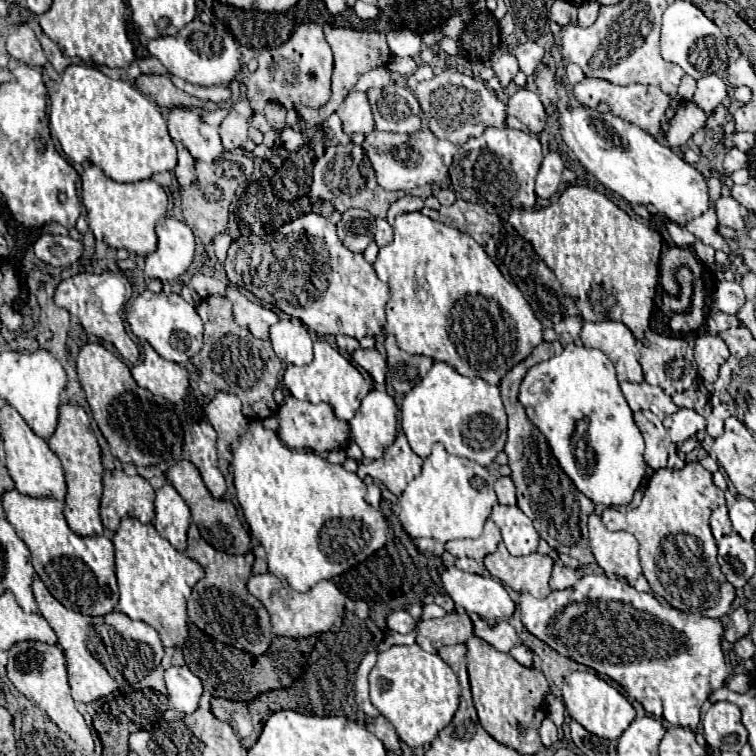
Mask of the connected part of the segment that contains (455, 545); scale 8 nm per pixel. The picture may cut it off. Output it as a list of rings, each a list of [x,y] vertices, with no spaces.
[[[488,520],[480,538],[474,538],[474,540],[450,540],[450,542],[446,542],[446,550],[456,558],[458,556],[468,556],[468,558],[474,558],[474,560],[482,560],[486,554],[496,550],[500,540],[502,540],[500,530],[496,528],[496,524],[492,520]]]

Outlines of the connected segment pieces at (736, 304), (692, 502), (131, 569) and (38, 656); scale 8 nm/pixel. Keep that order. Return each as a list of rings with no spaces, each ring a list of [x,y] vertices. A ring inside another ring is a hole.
[[[722,280],[716,286],[712,306],[724,314],[736,314],[740,306],[744,306],[746,296],[742,286],[736,280]]]
[[[690,462],[682,470],[662,468],[654,472],[654,476],[646,486],[642,504],[638,508],[630,512],[608,508],[602,514],[602,522],[606,524],[608,530],[624,530],[636,536],[636,540],[640,542],[640,566],[654,594],[662,596],[676,610],[706,618],[722,618],[730,610],[730,604],[734,600],[734,588],[722,578],[722,572],[716,562],[718,548],[708,524],[712,510],[720,504],[724,504],[724,492],[714,486],[712,474],[706,468],[702,468],[700,462]]]
[[[122,518],[112,542],[116,548],[116,576],[120,588],[116,610],[132,620],[150,624],[160,634],[164,646],[184,642],[188,636],[186,600],[190,598],[194,584],[204,576],[202,566],[184,552],[174,550],[152,524],[134,522],[134,518]]]
[[[18,642],[8,650],[8,678],[16,686],[18,692],[22,692],[28,700],[32,700],[38,708],[42,708],[60,730],[64,730],[78,746],[92,750],[94,742],[90,736],[90,730],[82,718],[82,714],[76,710],[74,700],[70,696],[68,680],[66,680],[66,660],[60,650],[60,646],[42,644],[42,642]]]

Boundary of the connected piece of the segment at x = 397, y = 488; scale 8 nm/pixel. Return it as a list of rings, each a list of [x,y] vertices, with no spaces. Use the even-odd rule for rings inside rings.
[[[398,430],[396,440],[384,448],[382,458],[370,462],[360,462],[357,470],[358,476],[363,480],[366,476],[372,476],[374,480],[380,480],[392,494],[400,496],[414,476],[418,476],[422,468],[422,458],[412,452],[410,444],[406,444],[406,436],[402,436],[402,430]]]

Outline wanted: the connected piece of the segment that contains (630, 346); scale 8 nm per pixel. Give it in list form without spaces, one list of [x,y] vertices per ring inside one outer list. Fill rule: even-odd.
[[[602,320],[602,322],[586,322],[582,324],[580,338],[586,348],[602,350],[614,364],[618,380],[624,382],[642,382],[642,368],[636,356],[636,338],[630,328],[622,322]]]

